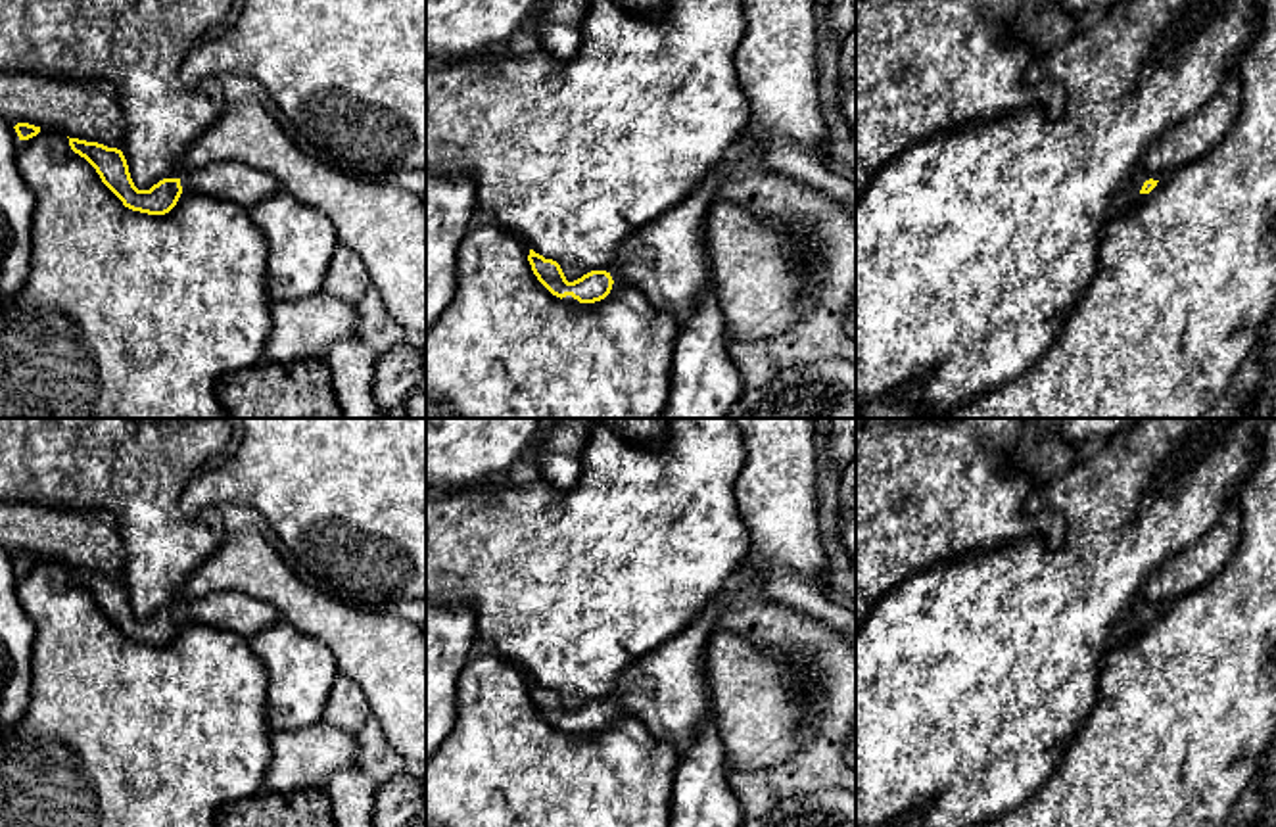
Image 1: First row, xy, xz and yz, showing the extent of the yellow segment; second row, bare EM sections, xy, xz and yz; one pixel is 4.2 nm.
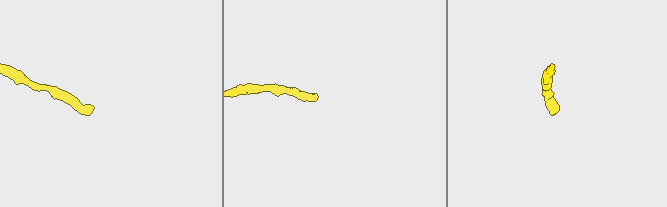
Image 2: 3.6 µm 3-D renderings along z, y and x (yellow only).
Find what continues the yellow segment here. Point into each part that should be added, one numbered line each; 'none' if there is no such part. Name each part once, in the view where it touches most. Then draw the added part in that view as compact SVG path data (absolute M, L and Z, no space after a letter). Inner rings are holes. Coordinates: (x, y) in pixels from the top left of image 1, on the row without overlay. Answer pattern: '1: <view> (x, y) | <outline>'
1: yz (1123, 628) | M1142 604L1134 618L1119 620L1113 626L1111 635L1109 635L1111 645L1126 641L1134 633L1136 626L1140 624L1146 610L1149 610L1149 608L1146 604Z

